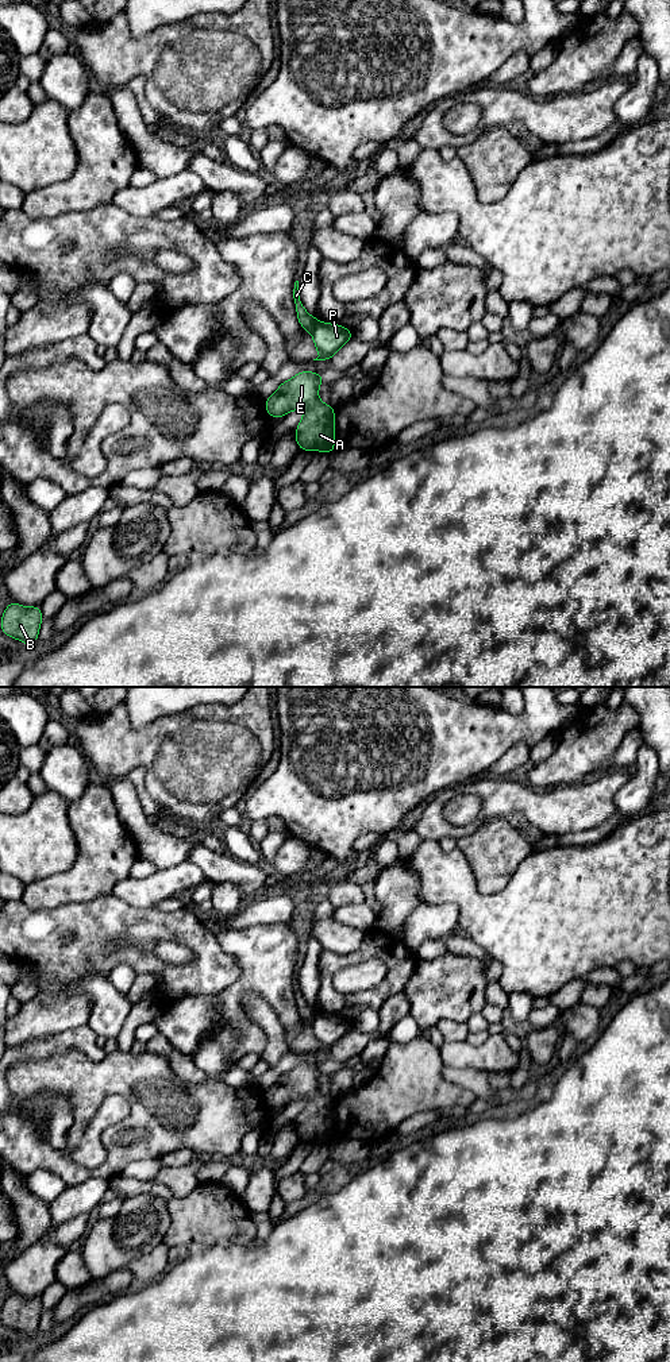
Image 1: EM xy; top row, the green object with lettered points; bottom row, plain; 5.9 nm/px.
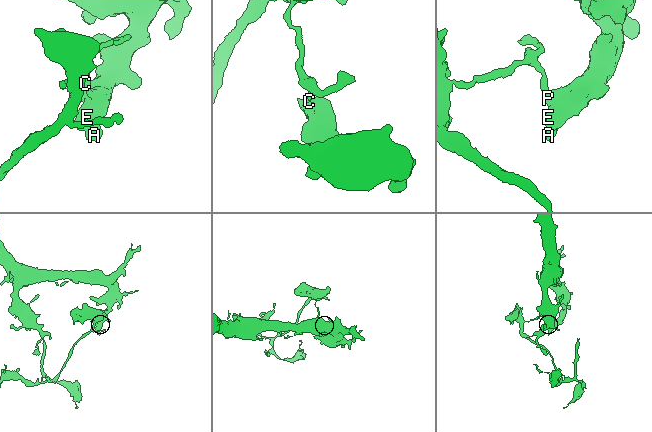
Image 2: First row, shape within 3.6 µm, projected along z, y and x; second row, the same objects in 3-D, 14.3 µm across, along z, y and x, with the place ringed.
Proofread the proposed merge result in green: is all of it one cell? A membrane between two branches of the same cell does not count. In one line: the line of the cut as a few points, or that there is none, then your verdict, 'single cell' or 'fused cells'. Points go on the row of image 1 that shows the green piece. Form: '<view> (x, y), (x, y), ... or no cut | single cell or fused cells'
xy (316, 320), (311, 332) | fused cells

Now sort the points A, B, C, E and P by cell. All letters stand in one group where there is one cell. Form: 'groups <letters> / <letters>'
groups A E P / B C

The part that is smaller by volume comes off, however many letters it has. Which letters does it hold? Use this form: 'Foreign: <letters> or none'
Foreign: B, C

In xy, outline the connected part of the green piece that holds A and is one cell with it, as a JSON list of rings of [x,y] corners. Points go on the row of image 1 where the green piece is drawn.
[[[301,371],[280,387],[265,401],[270,417],[284,417],[292,410],[304,408],[305,414],[299,423],[294,439],[303,451],[321,451],[330,454],[336,448],[335,409],[319,400],[323,375]]]

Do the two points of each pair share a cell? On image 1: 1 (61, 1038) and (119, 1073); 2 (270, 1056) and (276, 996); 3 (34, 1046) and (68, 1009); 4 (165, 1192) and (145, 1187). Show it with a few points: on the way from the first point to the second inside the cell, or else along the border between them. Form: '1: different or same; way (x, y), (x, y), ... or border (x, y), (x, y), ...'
1: different; border (68, 1049), (79, 1049), (92, 1060), (106, 1056)
2: different; border (247, 992), (255, 991), (274, 1011), (285, 1040)
3: different; border (73, 1029), (65, 1029), (14, 1046)
4: same; way (160, 1191), (150, 1187)

